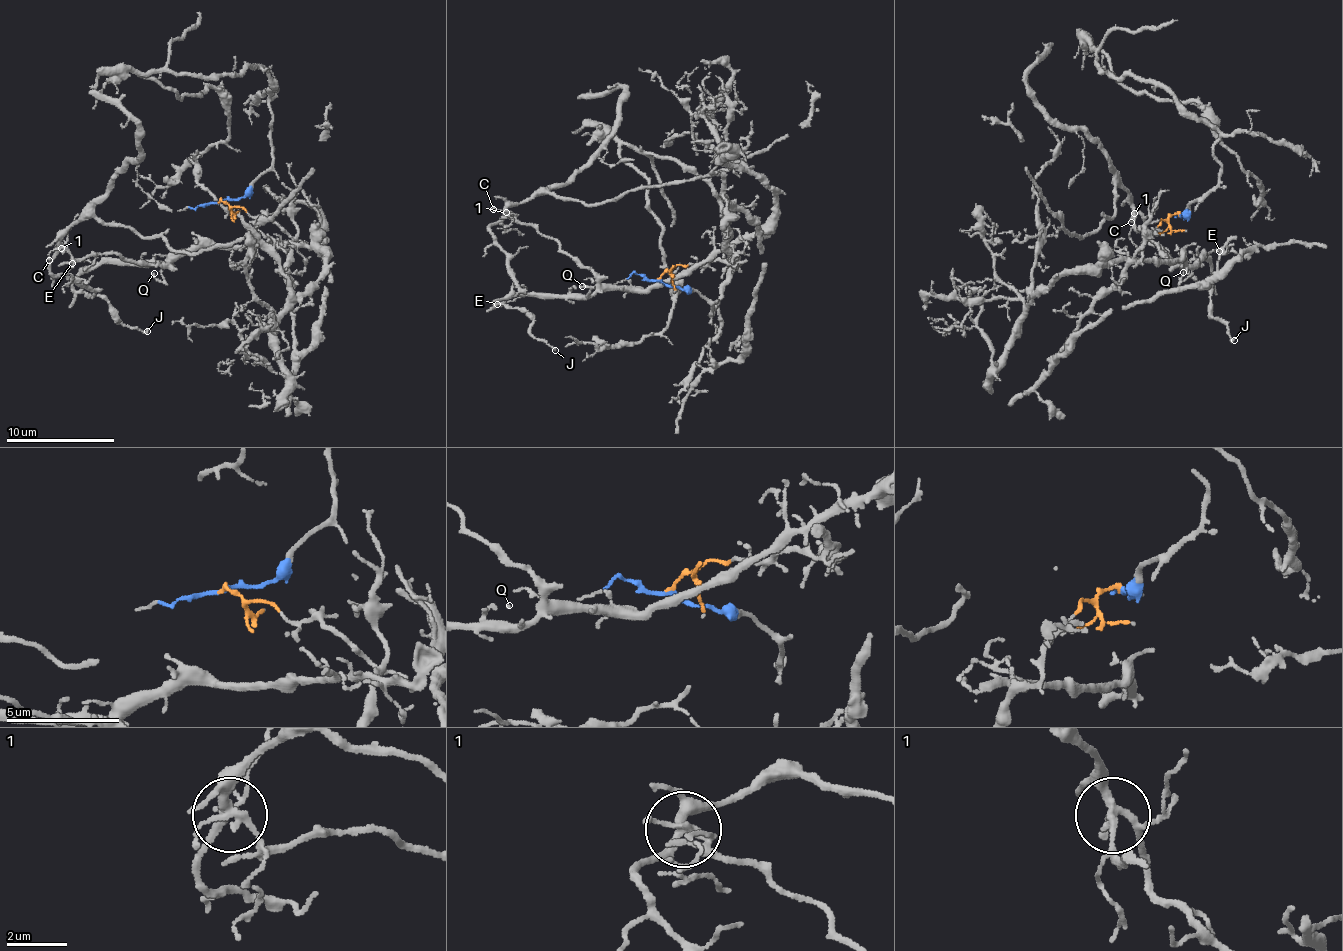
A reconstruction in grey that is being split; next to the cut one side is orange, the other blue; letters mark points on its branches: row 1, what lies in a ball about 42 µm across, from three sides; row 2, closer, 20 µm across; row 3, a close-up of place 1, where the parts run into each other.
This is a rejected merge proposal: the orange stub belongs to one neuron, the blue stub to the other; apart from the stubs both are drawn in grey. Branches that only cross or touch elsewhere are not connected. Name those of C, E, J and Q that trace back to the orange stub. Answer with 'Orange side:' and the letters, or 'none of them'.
Orange side: C, E, J, Q

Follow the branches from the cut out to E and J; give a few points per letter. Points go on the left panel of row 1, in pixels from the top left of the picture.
E: (218, 200), (250, 215), (269, 217), (293, 242), (238, 248), (181, 248), (163, 262), (72, 263)
J: (218, 200), (269, 217), (293, 242), (96, 262), (73, 286), (148, 331)

